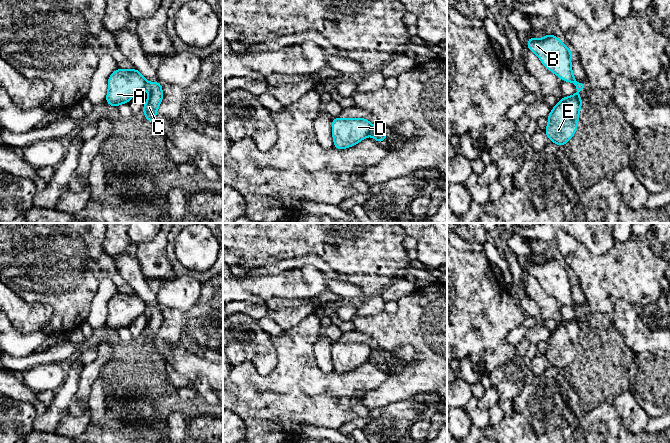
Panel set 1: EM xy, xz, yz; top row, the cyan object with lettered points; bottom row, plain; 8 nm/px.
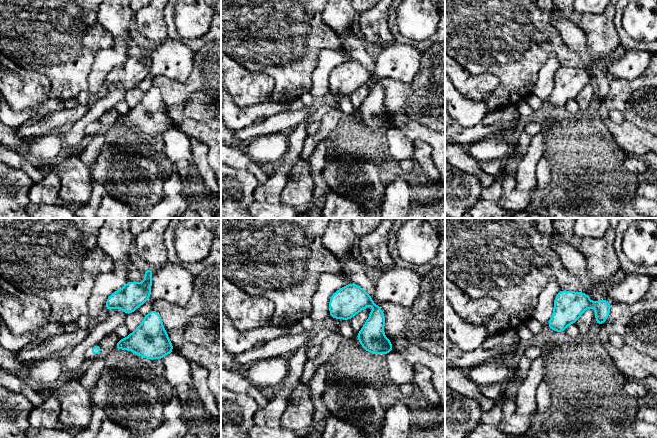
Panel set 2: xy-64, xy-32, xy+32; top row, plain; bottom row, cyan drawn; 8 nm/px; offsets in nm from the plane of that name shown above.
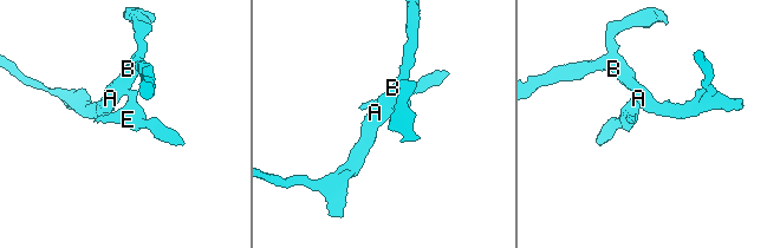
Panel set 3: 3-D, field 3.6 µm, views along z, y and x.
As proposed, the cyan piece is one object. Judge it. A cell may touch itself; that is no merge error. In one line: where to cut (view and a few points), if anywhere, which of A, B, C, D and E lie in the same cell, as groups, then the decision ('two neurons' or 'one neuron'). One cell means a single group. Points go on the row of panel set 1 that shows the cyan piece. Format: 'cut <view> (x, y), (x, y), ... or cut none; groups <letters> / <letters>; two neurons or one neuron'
cut xy (148, 83), (146, 88); groups A B D / C E; two neurons

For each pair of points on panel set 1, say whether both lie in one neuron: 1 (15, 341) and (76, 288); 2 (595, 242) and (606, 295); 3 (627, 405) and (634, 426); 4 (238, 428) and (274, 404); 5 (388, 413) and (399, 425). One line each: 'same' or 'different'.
1: different
2: different
3: same
4: different
5: same

